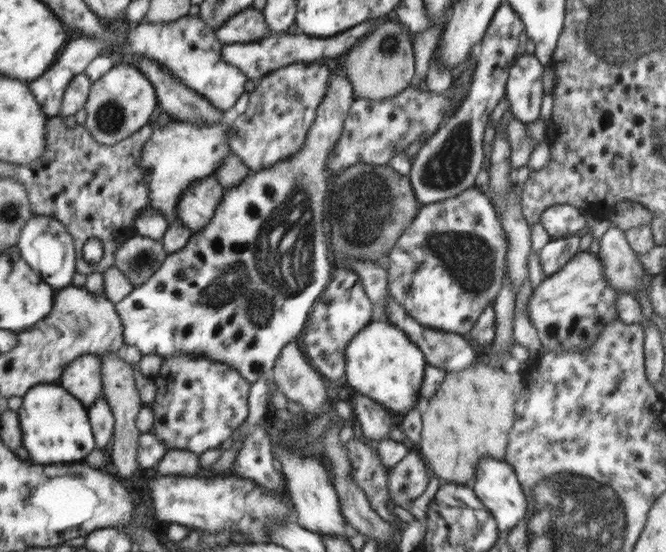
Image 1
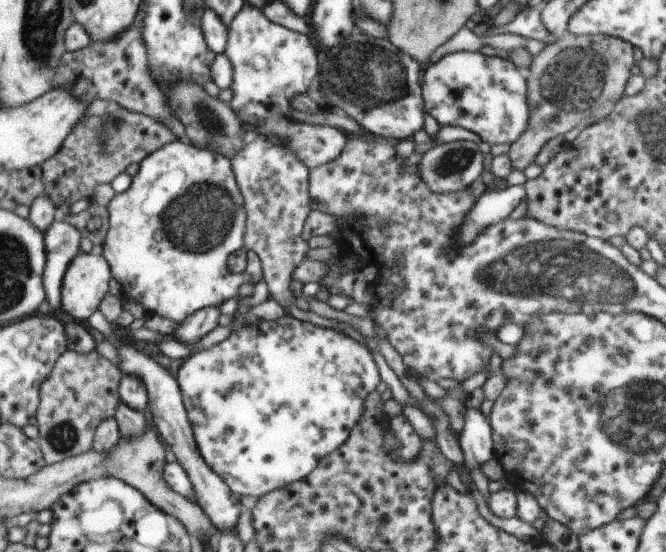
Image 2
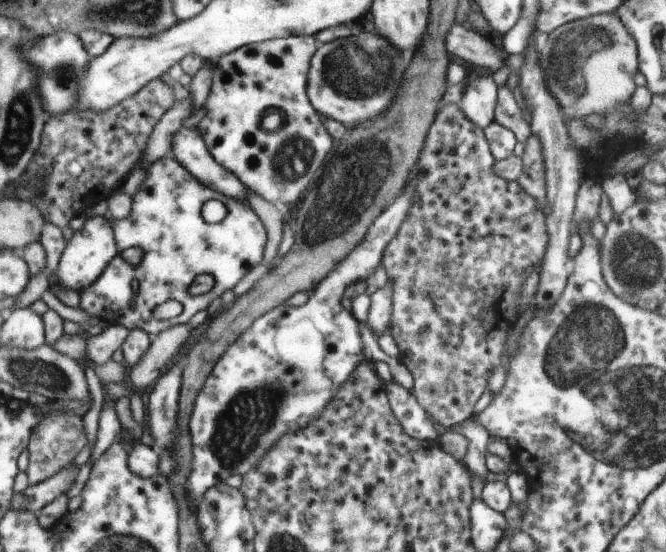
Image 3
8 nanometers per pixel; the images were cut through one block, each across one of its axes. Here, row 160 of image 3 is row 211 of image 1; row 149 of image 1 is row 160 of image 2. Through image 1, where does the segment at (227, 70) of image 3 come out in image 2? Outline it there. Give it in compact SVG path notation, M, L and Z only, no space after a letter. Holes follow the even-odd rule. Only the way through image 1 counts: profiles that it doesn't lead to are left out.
M245 4L242 10L232 20L228 32L227 48L224 54L232 63L233 80L230 89L233 97L228 102L234 109L236 116L242 121L243 126L254 126L255 134L260 132L268 138L278 138L280 144L284 144L292 154L308 168L320 167L332 163L342 154L346 144L346 136L338 128L330 125L308 124L308 122L296 122L291 116L292 103L296 96L306 94L306 90L312 84L312 78L318 74L319 58L316 58L316 50L305 34L298 34L284 25L276 24L261 8L254 8Z

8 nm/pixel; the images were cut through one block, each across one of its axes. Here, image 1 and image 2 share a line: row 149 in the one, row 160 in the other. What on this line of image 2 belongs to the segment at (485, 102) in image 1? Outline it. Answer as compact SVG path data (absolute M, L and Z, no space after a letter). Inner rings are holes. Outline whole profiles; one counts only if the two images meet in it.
M460 140L458 142L435 144L426 147L417 165L420 178L426 182L434 194L458 192L470 187L484 171L483 153L477 143Z

